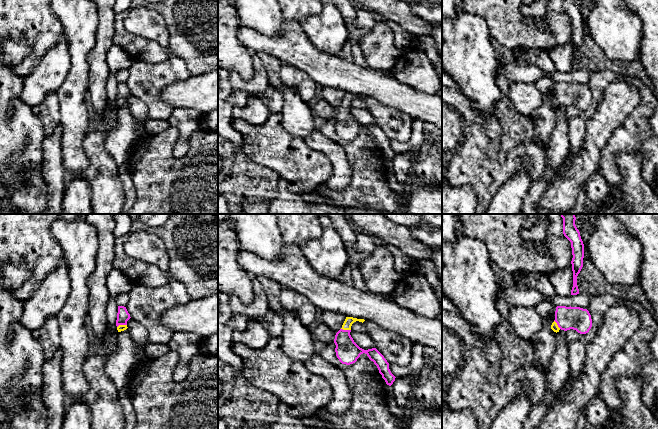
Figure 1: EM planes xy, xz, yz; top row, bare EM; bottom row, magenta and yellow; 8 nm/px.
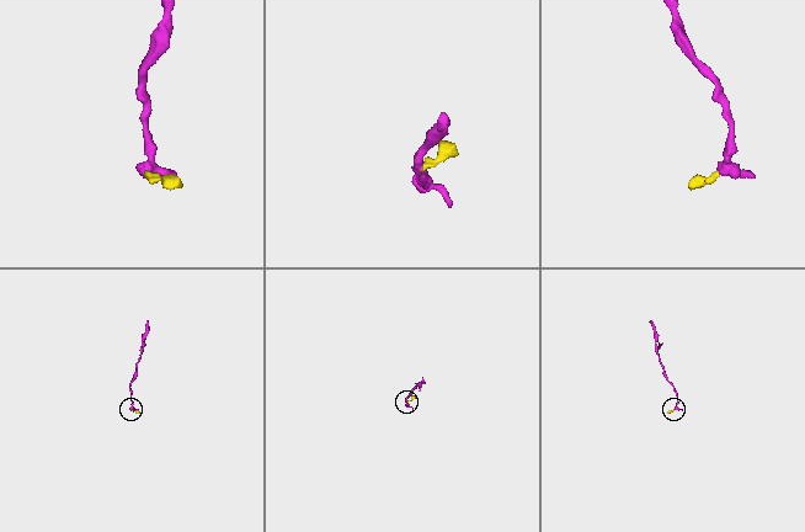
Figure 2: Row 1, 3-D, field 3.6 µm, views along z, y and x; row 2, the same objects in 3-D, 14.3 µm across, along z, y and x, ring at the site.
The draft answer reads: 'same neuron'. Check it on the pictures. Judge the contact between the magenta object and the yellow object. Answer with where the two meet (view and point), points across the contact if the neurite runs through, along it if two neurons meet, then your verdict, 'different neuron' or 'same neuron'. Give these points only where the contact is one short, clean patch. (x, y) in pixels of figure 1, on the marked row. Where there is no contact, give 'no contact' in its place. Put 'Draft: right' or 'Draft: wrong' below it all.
contact xz (346, 330); way xz (347, 351), (346, 330), (348, 322); same neuron
Draft: right

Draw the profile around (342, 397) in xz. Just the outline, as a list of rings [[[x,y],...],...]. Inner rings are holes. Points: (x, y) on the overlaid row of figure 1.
[[[317,353],[304,362],[304,365],[310,373],[323,377],[332,388],[333,397],[329,404],[324,407],[325,411],[328,413],[346,411],[351,405],[352,393],[343,371]]]

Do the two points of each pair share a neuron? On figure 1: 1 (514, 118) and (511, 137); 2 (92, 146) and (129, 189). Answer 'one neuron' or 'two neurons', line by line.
1: one neuron
2: two neurons

